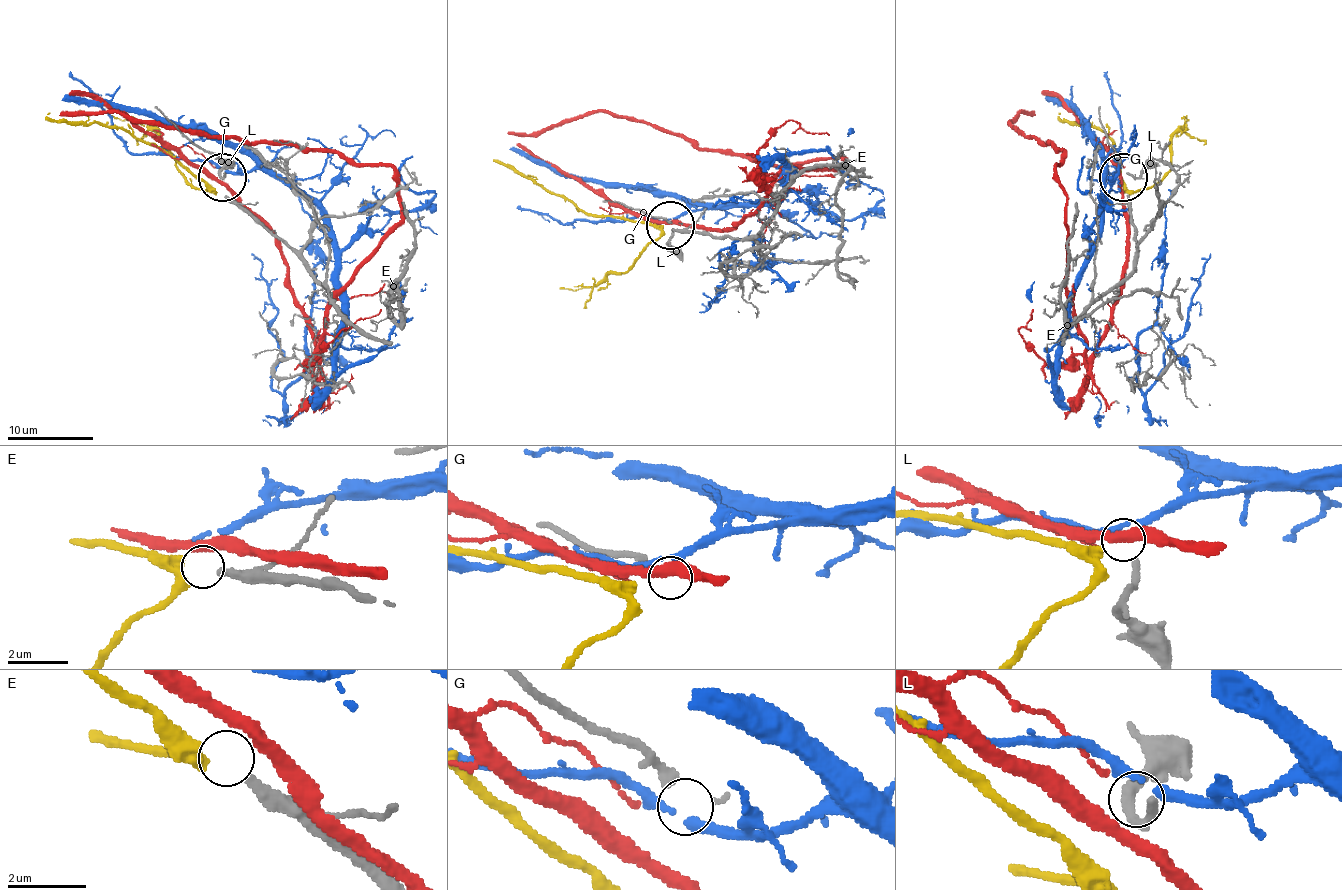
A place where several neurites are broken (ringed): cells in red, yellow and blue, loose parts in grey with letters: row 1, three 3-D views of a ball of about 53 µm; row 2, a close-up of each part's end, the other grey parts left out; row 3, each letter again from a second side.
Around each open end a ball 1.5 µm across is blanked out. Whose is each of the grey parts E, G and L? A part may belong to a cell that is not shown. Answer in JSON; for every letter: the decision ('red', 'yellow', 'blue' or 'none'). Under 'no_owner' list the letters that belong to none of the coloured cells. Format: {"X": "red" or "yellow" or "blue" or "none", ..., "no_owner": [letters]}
{"E": "yellow", "G": "none", "L": "blue", "no_owner": ["G"]}

